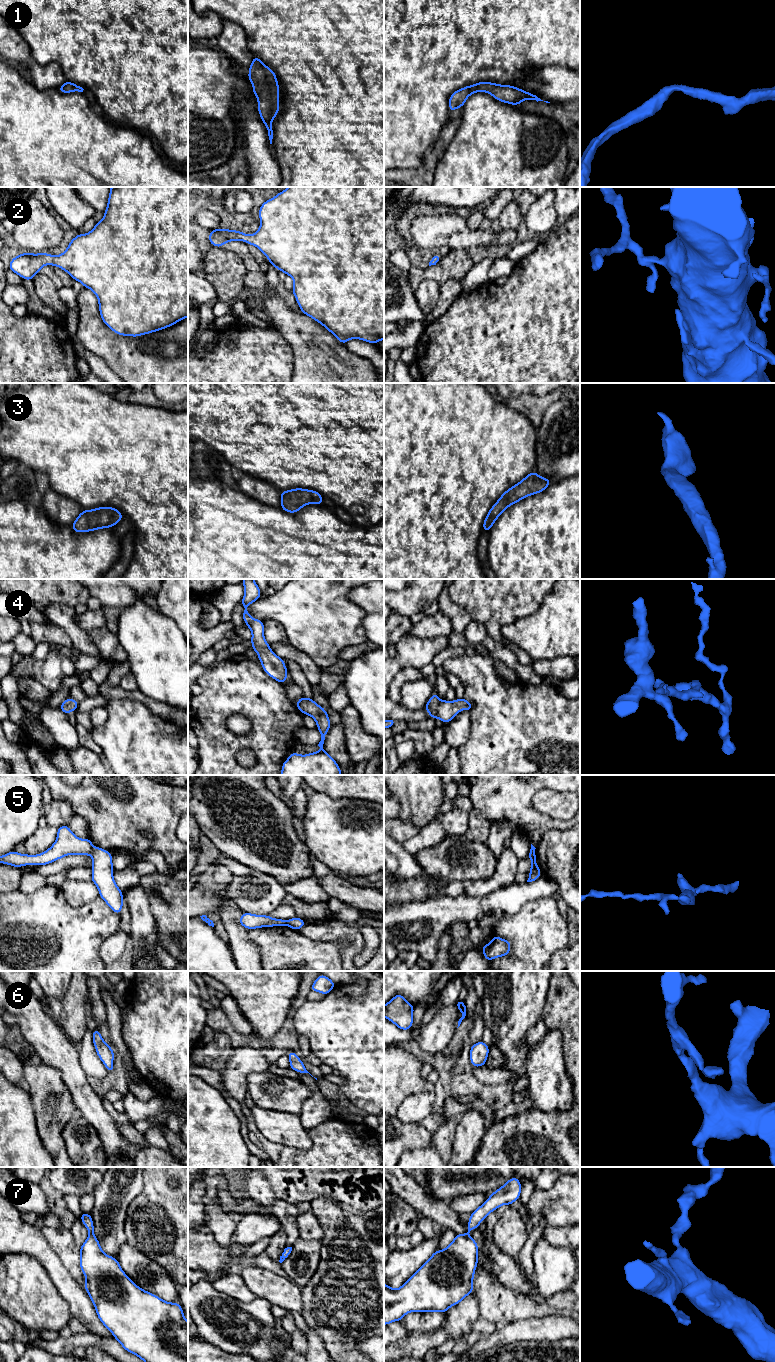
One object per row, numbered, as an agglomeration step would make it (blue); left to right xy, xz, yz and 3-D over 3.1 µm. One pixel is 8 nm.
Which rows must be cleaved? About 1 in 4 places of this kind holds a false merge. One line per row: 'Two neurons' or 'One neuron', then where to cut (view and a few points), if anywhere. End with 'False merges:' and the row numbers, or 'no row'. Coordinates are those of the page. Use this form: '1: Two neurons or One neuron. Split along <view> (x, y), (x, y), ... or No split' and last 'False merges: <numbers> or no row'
1: One neuron. No split
2: One neuron. No split
3: One neuron. No split
4: One neuron. No split
5: Two neurons. Split along xy (93, 847), (90, 854)
6: One neuron. No split
7: One neuron. No split
False merges: 5

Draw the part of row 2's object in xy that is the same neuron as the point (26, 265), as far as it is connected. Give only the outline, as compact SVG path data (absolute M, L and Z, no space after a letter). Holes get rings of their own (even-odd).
M111 187L104 218L86 234L74 237L67 249L60 255L49 253L26 253L12 258L9 269L24 280L32 280L47 264L57 266L67 272L74 280L89 288L98 298L99 312L105 325L117 335L142 336L170 327L188 317L188 187Z

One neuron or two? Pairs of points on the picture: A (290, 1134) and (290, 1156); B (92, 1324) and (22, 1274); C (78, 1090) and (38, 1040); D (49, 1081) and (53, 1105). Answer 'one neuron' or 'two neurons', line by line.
A: two neurons
B: two neurons
C: one neuron
D: one neuron

